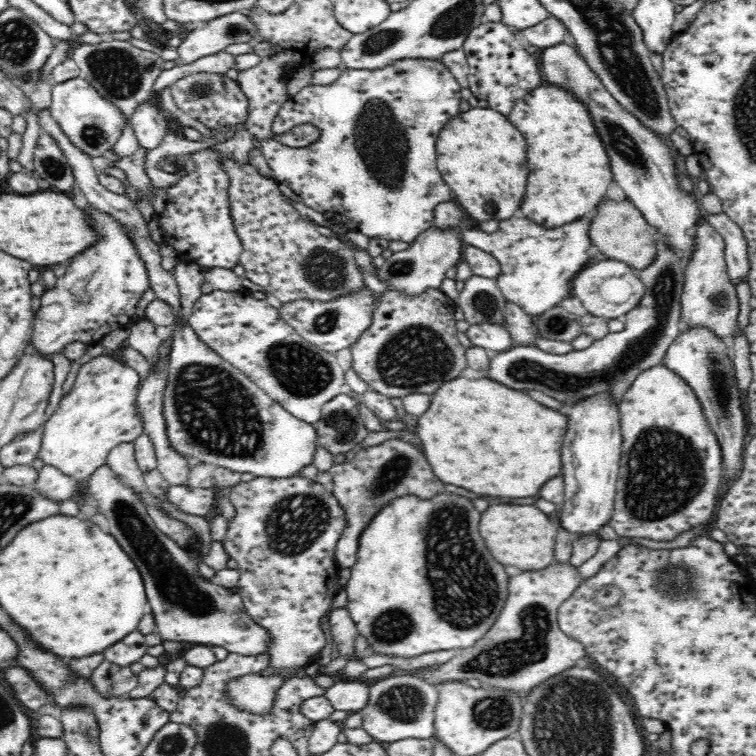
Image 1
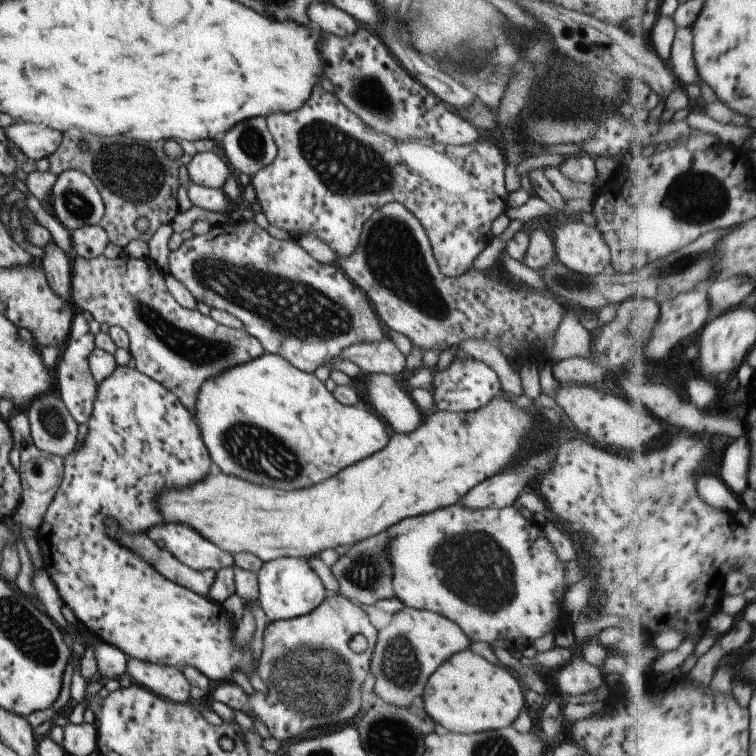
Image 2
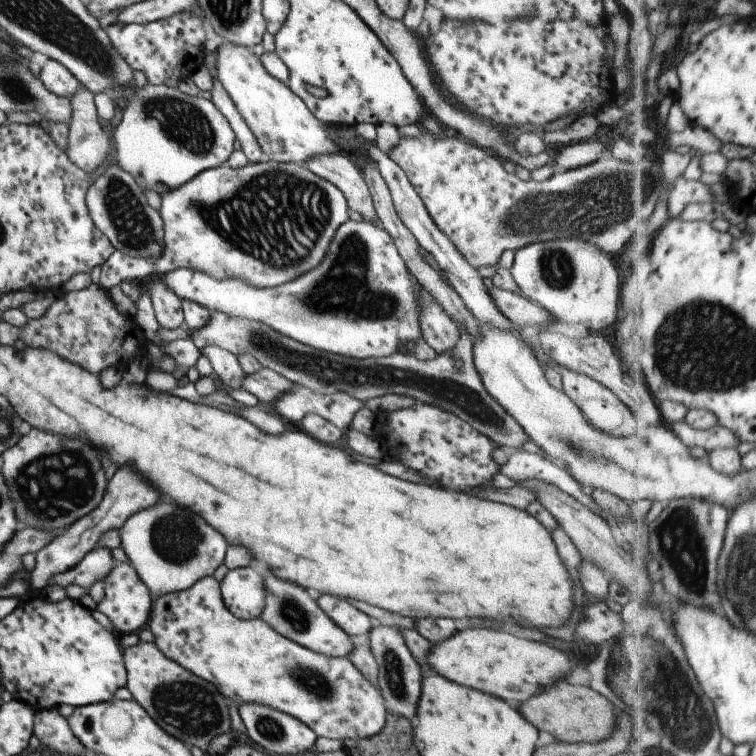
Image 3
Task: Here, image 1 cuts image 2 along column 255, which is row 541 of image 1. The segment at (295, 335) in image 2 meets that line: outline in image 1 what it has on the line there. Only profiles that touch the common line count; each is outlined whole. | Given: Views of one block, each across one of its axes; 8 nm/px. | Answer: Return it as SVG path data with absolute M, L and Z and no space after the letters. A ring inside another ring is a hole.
M300 475L286 479L256 477L249 482L240 481L230 488L227 498L236 509L236 516L229 522L222 546L229 558L236 560L240 570L236 590L240 593L248 617L268 631L271 643L265 650L269 656L268 669L263 673L233 678L226 684L225 694L229 702L240 710L250 714L268 714L272 712L280 684L286 683L295 674L296 668L314 663L318 652L328 642L320 620L329 615L332 600L340 590L336 585L340 567L336 565L335 553L347 520L329 487Z

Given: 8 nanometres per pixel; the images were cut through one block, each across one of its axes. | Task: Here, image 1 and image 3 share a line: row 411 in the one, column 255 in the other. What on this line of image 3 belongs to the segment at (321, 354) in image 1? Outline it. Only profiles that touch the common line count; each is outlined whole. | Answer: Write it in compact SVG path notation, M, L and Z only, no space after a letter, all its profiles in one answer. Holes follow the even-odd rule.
M349 219L334 234L328 252L320 262L320 266L306 272L306 276L302 274L292 282L286 282L276 288L254 288L240 278L218 280L190 268L178 268L174 272L161 274L160 280L181 301L192 300L206 306L211 312L222 312L226 316L260 322L274 328L282 336L288 336L320 351L355 359L387 357L396 352L412 354L416 340L423 337L420 320L418 320L420 308L416 304L418 290L422 284L408 270L392 236L384 228L370 221L358 222ZM318 318L326 318L328 326L318 328Z

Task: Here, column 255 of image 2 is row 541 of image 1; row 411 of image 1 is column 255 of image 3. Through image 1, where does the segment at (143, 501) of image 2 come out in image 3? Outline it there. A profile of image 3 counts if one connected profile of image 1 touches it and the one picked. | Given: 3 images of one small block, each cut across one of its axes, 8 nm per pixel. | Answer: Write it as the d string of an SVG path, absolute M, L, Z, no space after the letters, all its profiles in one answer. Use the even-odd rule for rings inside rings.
M213 576L201 578L186 590L159 596L153 602L146 627L152 631L154 644L166 658L212 686L218 682L218 690L228 700L238 702L238 707L246 702L254 702L275 708L301 720L317 737L336 740L365 739L378 734L386 724L388 709L384 707L381 690L366 680L348 657L331 657L314 652L278 634L261 618L247 621L236 618L225 607L220 583Z

